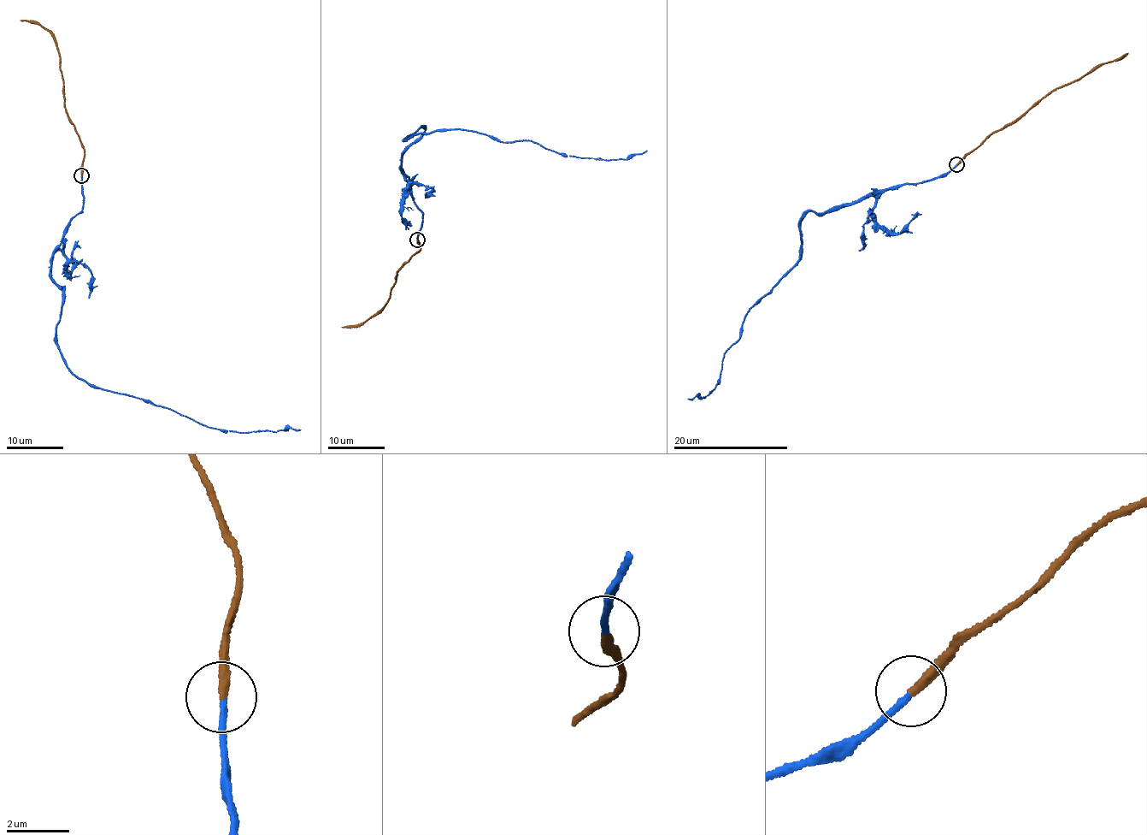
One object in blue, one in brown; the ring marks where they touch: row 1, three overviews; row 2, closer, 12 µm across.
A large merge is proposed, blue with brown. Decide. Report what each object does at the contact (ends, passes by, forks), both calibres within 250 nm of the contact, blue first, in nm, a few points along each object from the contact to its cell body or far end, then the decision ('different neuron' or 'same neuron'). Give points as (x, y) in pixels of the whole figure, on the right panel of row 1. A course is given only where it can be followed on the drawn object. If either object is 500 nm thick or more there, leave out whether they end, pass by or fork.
blue ends; brown ends; calibres 200 and 300 nm; course blue (956, 165), (920, 182), (809, 210), (800, 225), (800, 260), (750, 309), (711, 392), (688, 398); course brown (956, 163), (996, 131), (1007, 127), (1055, 90), (1078, 81), (1100, 64), (1114, 61), (1127, 52); same neuron

